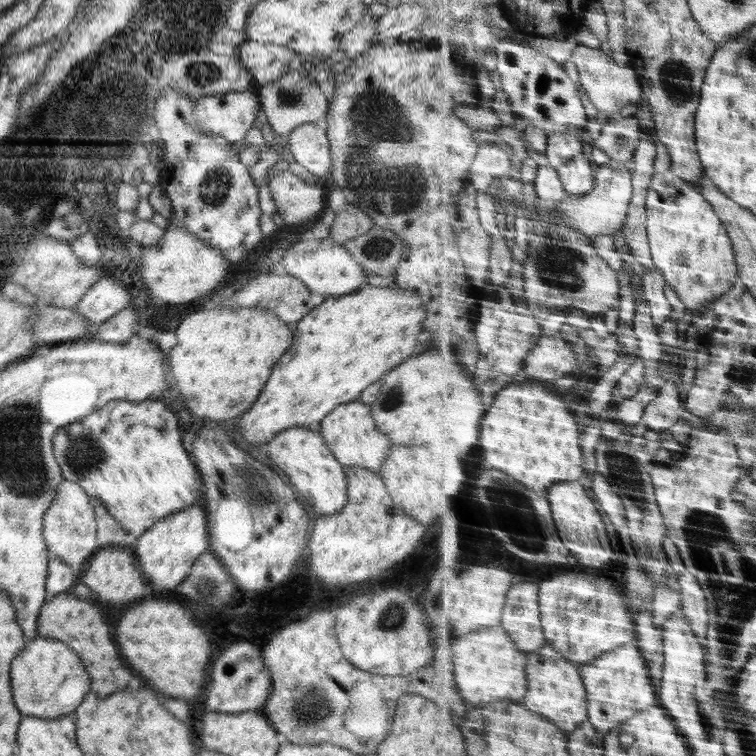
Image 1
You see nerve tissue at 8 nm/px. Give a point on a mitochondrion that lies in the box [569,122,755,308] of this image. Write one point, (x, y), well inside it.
(619, 139)

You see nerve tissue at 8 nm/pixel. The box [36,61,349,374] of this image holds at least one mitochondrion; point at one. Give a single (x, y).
(213, 191)

